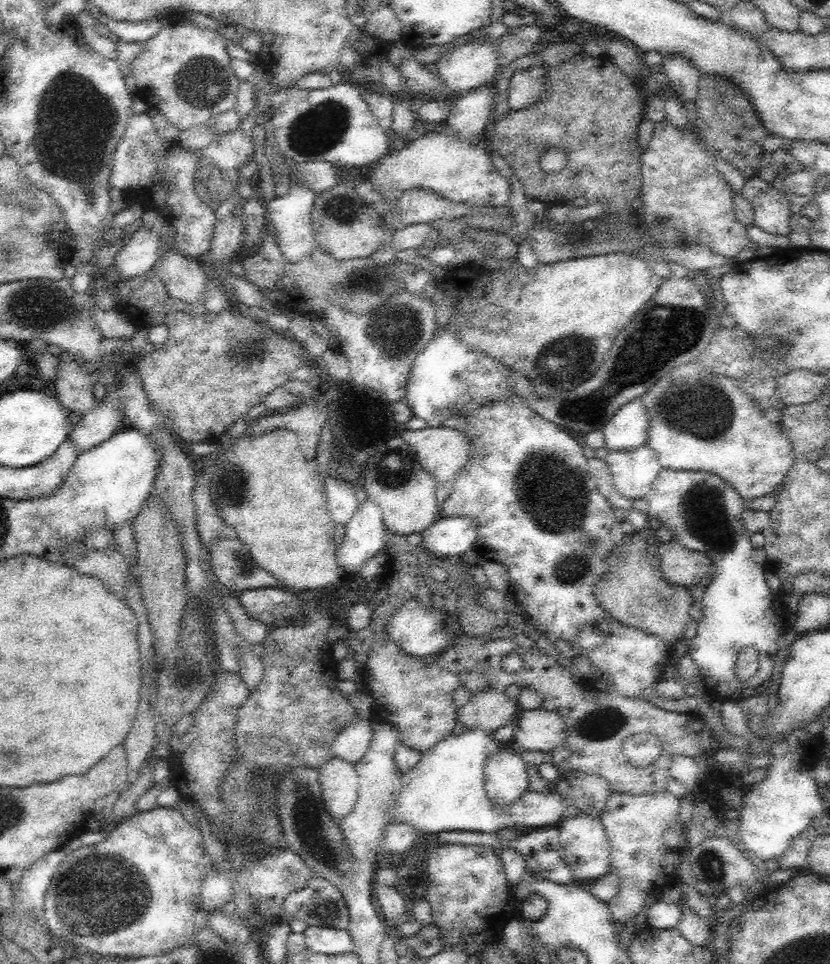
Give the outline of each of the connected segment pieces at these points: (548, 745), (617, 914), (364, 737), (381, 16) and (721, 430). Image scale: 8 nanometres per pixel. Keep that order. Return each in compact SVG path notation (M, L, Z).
M544 708L521 710L516 720L518 730L510 742L516 754L524 751L548 752L565 741L567 732L562 717Z
M612 790L610 793L610 796L608 797L608 800L605 802L606 808L604 808L604 811L601 815L601 822L605 829L606 839L608 839L608 843L610 843L610 847L612 847L612 854L610 854L610 874L616 875L618 879L620 879L620 890L618 890L618 894L612 900L608 901L608 908L610 909L610 912L612 913L612 917L614 917L614 920L616 923L625 923L626 921L630 920L631 918L634 918L640 910L646 909L649 906L652 906L654 904L654 900L658 900L660 898L660 890L664 887L668 887L668 884L672 884L672 880L676 882L676 876L677 870L676 866L680 864L680 861L686 854L689 854L691 851L691 848L687 846L687 839L686 839L686 824L690 823L690 821L685 822L680 818L680 799L678 799L677 796L673 795L668 790L664 790L662 792L657 792L654 794L642 794L642 795L630 795L630 794L620 794L616 791Z
M356 718L335 736L331 753L355 765L365 755L372 737L370 721Z
M389 4L378 6L363 28L374 36L403 45L401 22Z
M698 362L682 364L678 370L662 376L656 382L656 398L642 398L642 402L650 417L647 445L656 453L662 469L718 475L747 502L775 493L794 464L795 454L790 439L778 423L766 419L766 410L756 406L753 399L742 391L738 379L713 374Z

